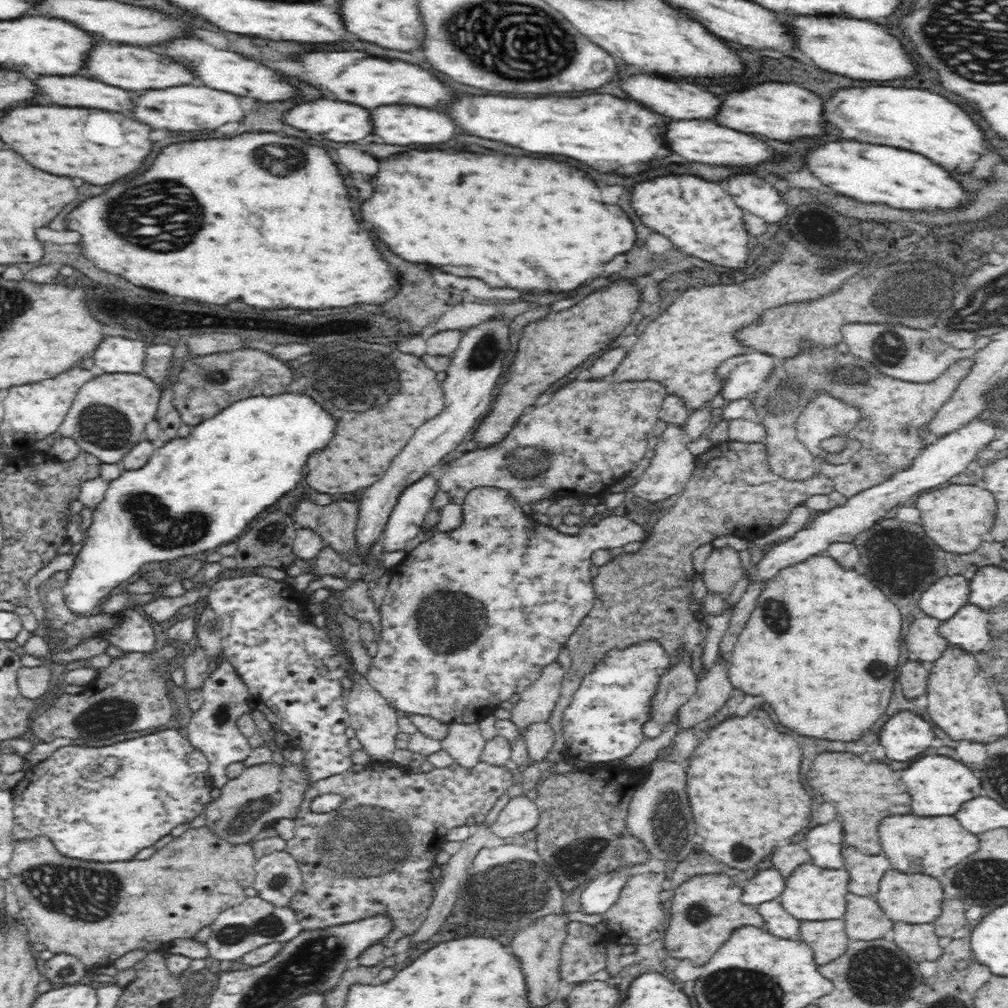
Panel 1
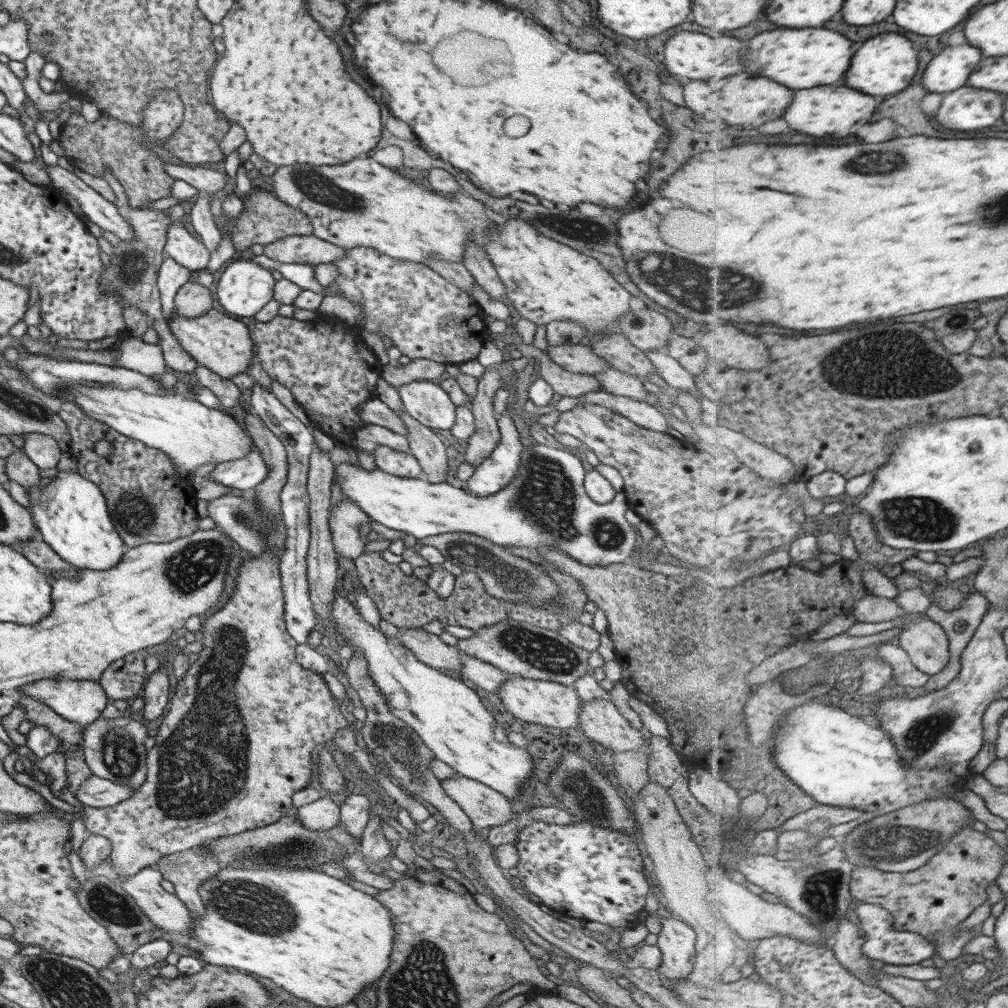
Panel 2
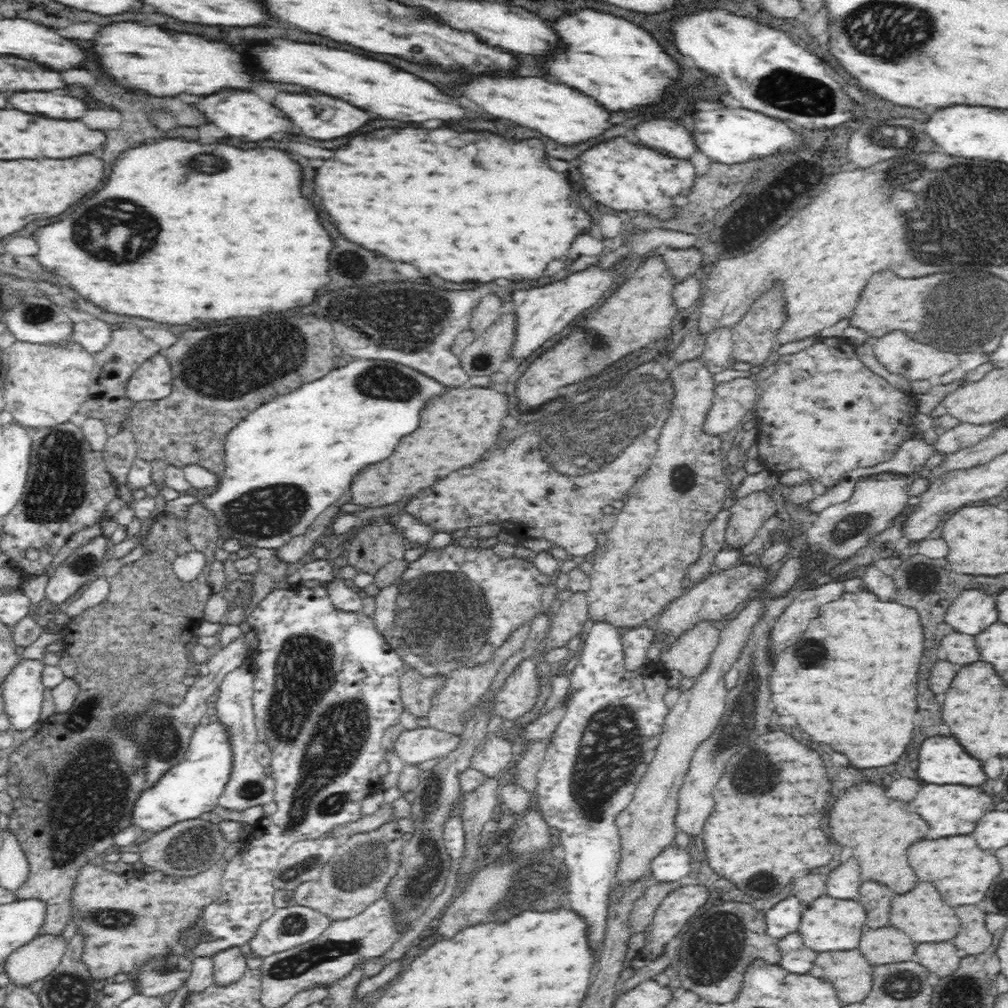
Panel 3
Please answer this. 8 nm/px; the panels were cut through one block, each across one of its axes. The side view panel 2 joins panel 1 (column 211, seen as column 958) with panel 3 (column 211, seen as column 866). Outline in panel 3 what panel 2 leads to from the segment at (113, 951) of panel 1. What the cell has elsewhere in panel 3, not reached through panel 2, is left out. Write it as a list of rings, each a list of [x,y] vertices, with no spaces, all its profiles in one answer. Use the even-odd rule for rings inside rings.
[[[222,857],[212,868],[191,877],[154,872],[140,877],[117,875],[102,866],[84,865],[73,894],[72,918],[86,937],[84,963],[90,975],[103,981],[120,973],[132,974],[154,955],[168,953],[176,946],[180,928],[201,919],[201,909],[220,896],[227,864]]]

